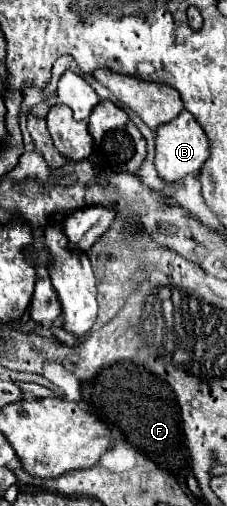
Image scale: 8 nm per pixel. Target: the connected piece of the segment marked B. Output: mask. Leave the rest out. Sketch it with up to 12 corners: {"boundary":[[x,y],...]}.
{"boundary":[[187,110],[155,132],[155,168],[167,184],[195,176],[211,156]]}

